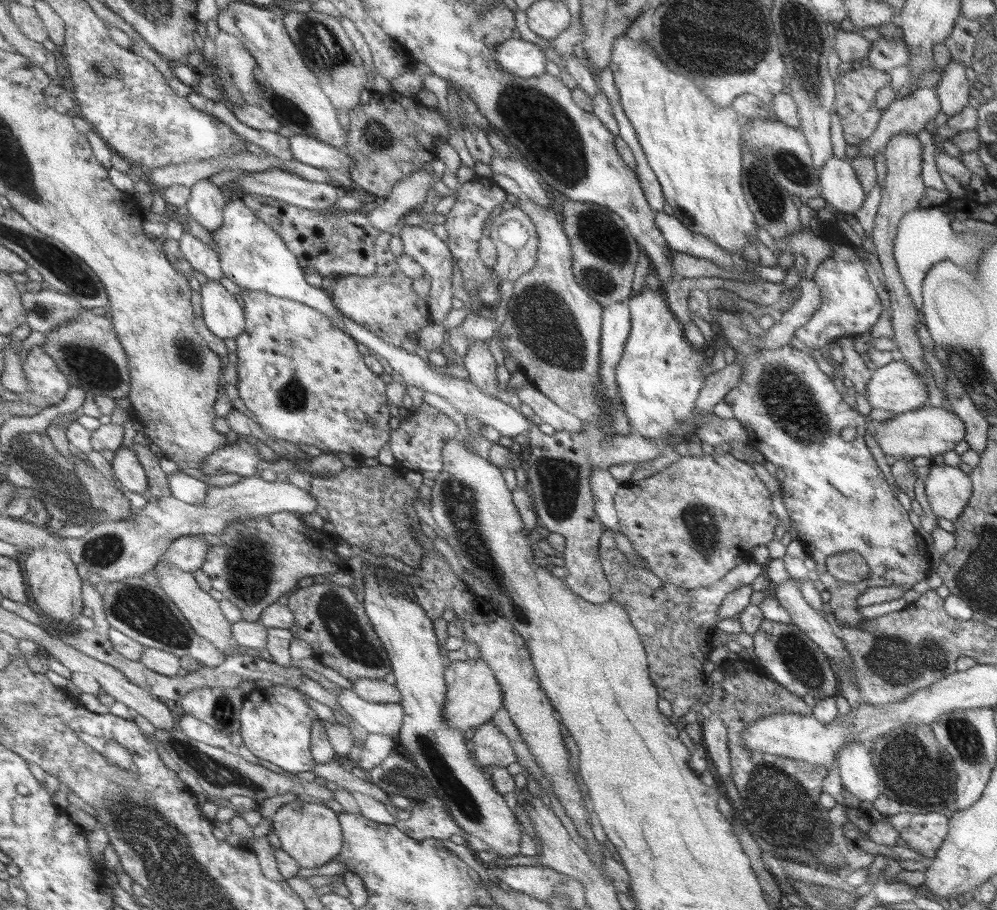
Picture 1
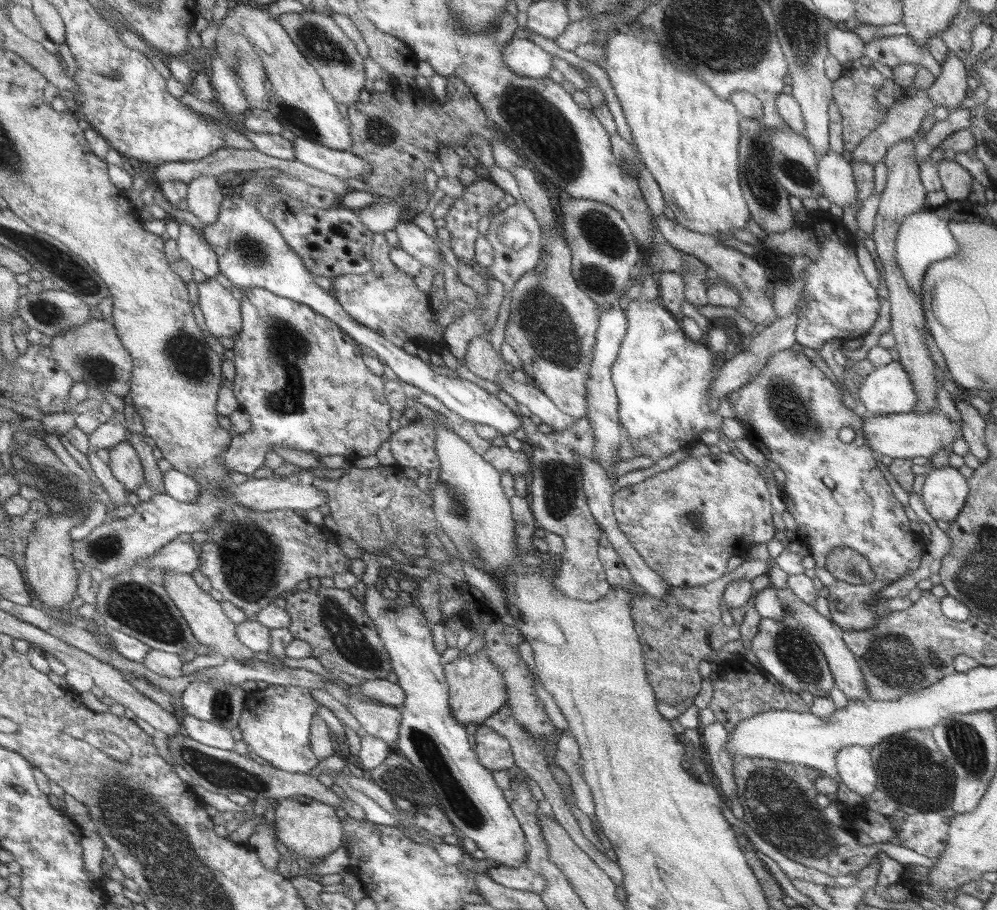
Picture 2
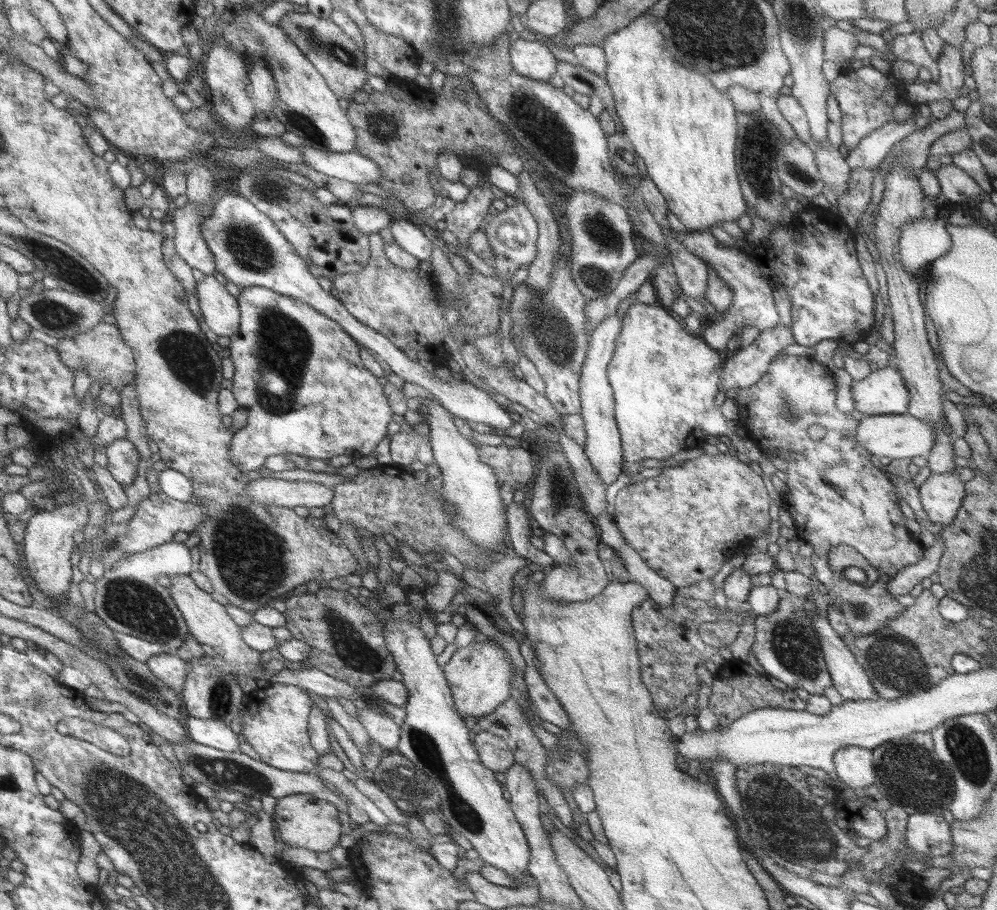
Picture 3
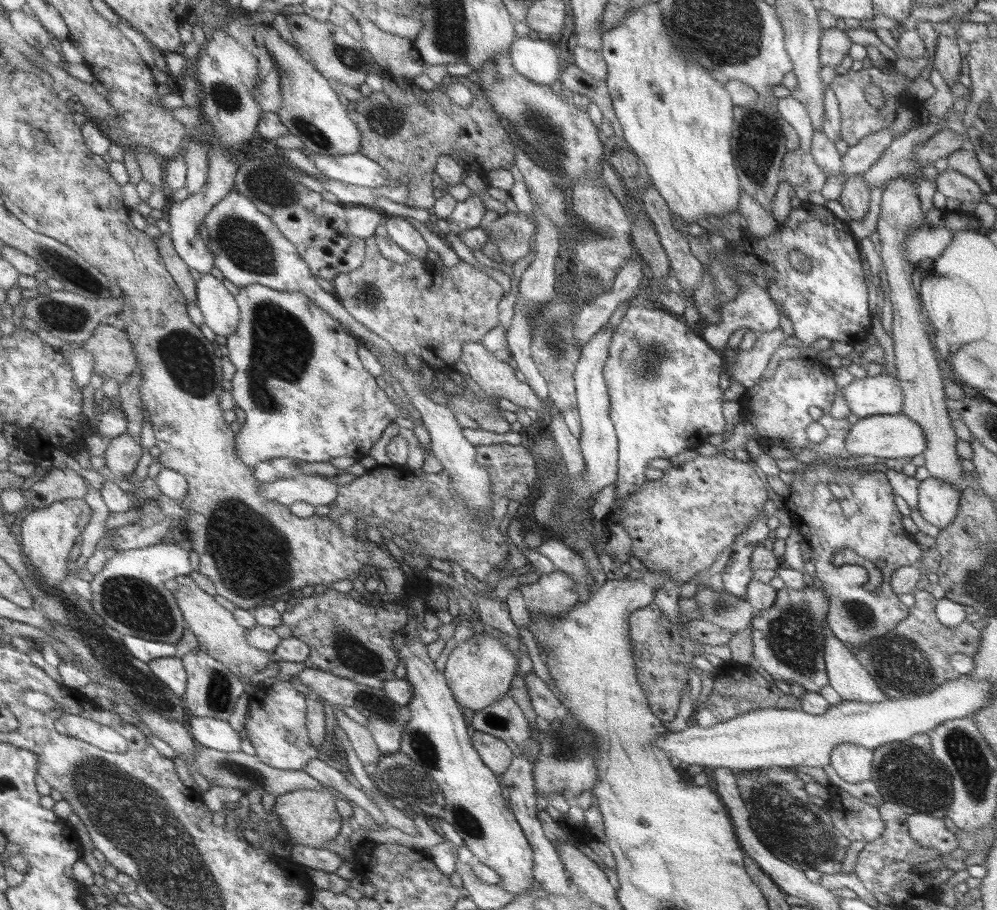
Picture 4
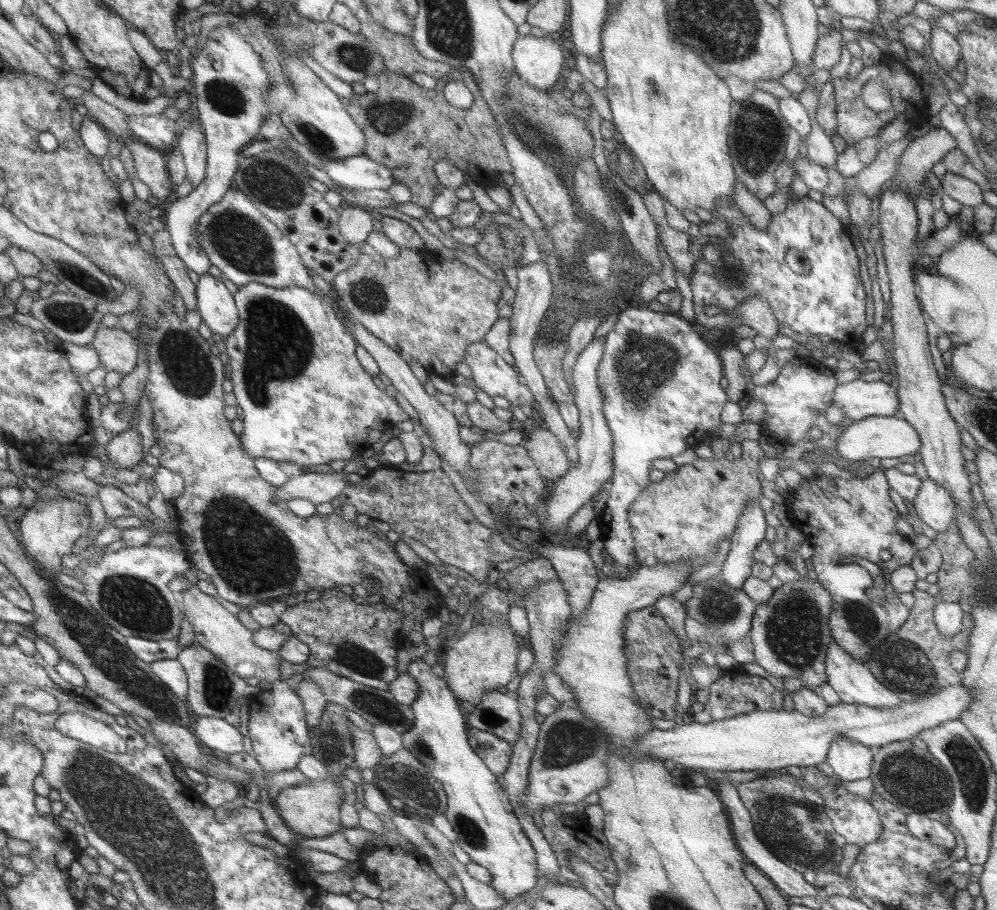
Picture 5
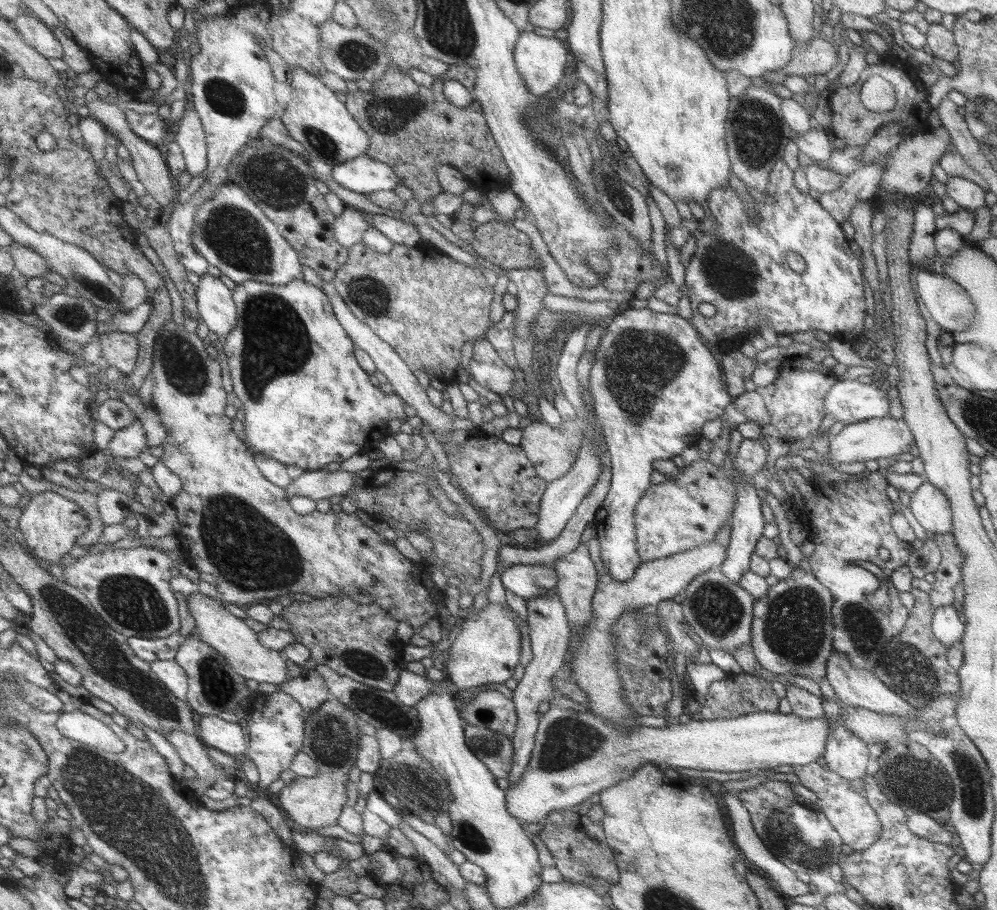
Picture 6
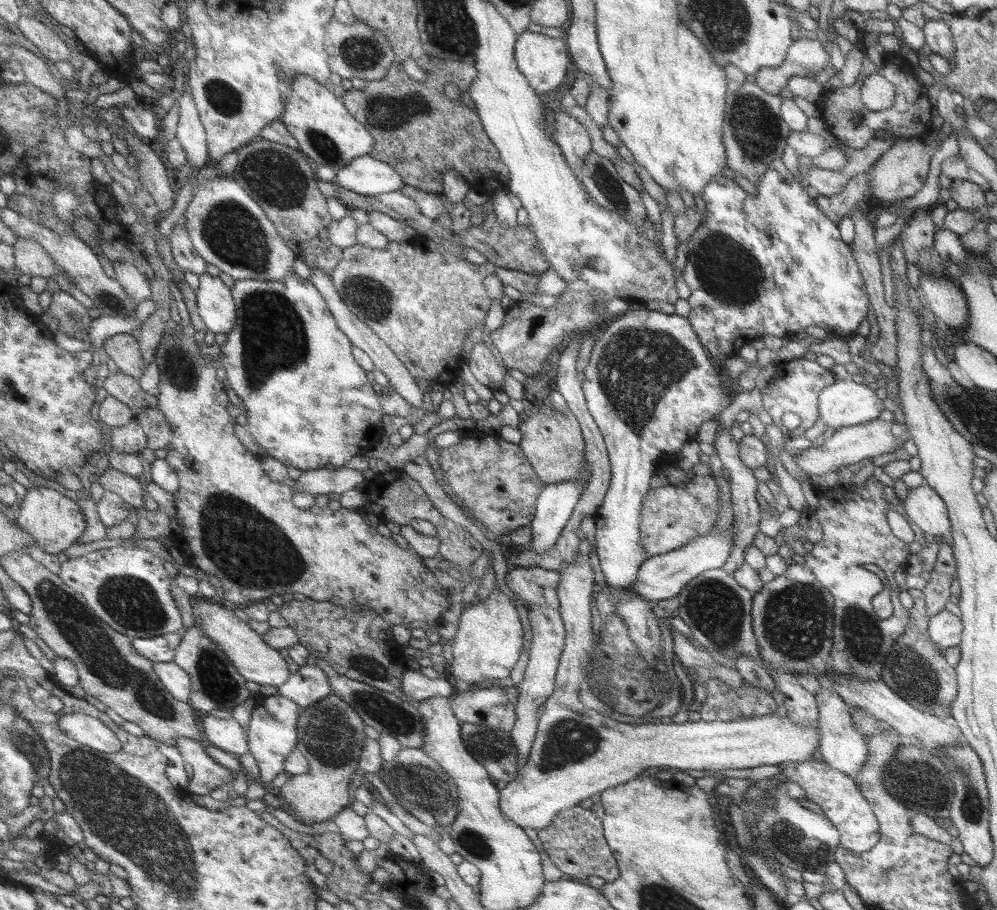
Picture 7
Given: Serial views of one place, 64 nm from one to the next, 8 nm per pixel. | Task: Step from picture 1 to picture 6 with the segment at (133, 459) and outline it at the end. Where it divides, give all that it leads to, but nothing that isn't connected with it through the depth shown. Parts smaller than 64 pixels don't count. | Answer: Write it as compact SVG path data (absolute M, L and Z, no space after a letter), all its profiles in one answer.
M138 419L129 427L115 431L108 443L111 457L114 458L137 458L147 448L147 433Z

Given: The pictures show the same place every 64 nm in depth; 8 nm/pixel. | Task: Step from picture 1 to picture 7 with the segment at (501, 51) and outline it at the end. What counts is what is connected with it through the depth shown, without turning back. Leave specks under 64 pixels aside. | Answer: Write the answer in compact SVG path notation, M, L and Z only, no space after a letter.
M528 30L518 32L515 42L516 66L529 86L542 98L546 98L565 78L569 57L565 43L559 38Z

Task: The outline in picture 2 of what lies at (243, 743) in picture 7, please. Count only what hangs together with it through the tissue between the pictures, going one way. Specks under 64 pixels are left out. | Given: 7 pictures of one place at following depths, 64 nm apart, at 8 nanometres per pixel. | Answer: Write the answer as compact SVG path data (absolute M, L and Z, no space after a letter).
M191 715L183 718L182 730L189 738L201 744L212 746L212 748L233 751L233 746L235 746L235 738L233 738L230 730L214 722L196 719Z

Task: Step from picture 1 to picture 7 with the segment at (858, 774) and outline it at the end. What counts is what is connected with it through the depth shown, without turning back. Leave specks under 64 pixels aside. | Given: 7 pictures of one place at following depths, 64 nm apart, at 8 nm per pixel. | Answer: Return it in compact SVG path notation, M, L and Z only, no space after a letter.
M819 688L813 698L818 710L815 726L818 730L817 751L821 755L821 760L829 768L853 778L865 763L867 746L865 746L862 734L857 732L856 726L850 717L851 708L845 705L832 690Z

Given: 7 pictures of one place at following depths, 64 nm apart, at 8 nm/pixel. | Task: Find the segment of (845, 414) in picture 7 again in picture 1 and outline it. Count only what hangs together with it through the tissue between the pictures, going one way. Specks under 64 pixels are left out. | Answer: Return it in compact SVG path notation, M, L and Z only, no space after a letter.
M892 360L872 371L863 397L871 409L897 415L923 407L927 394L926 384L906 362Z

